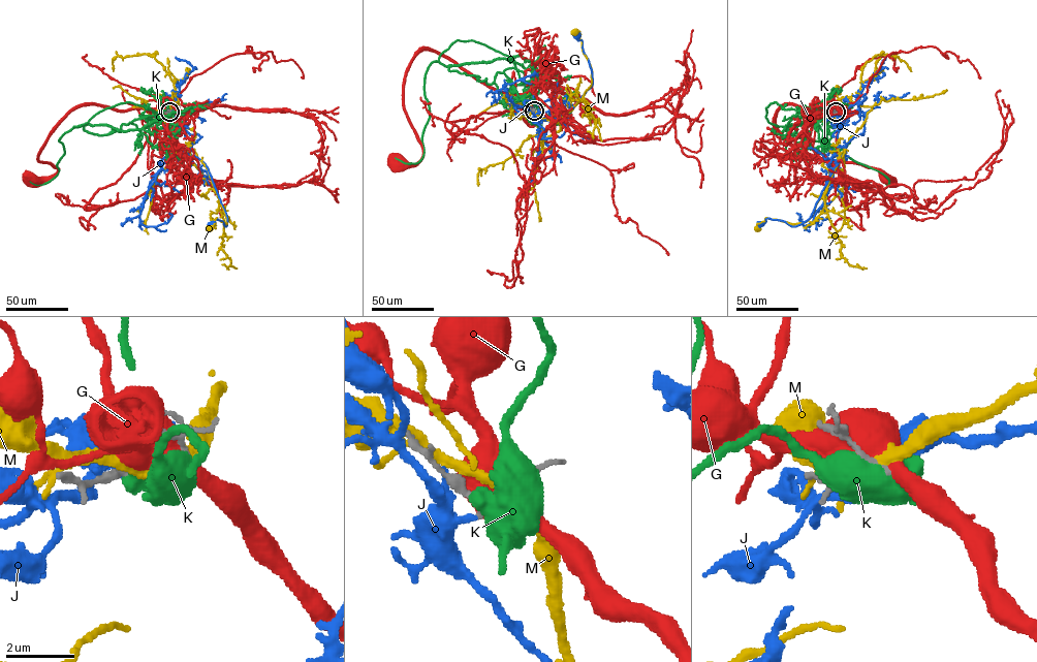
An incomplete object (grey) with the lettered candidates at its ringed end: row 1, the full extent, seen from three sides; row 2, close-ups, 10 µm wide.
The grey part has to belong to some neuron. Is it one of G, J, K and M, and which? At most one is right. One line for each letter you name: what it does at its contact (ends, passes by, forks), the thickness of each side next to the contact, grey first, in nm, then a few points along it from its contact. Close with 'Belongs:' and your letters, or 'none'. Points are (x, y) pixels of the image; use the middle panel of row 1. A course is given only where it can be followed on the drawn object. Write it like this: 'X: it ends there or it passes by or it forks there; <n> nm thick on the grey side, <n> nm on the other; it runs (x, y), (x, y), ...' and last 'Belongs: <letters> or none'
Belongs: none

